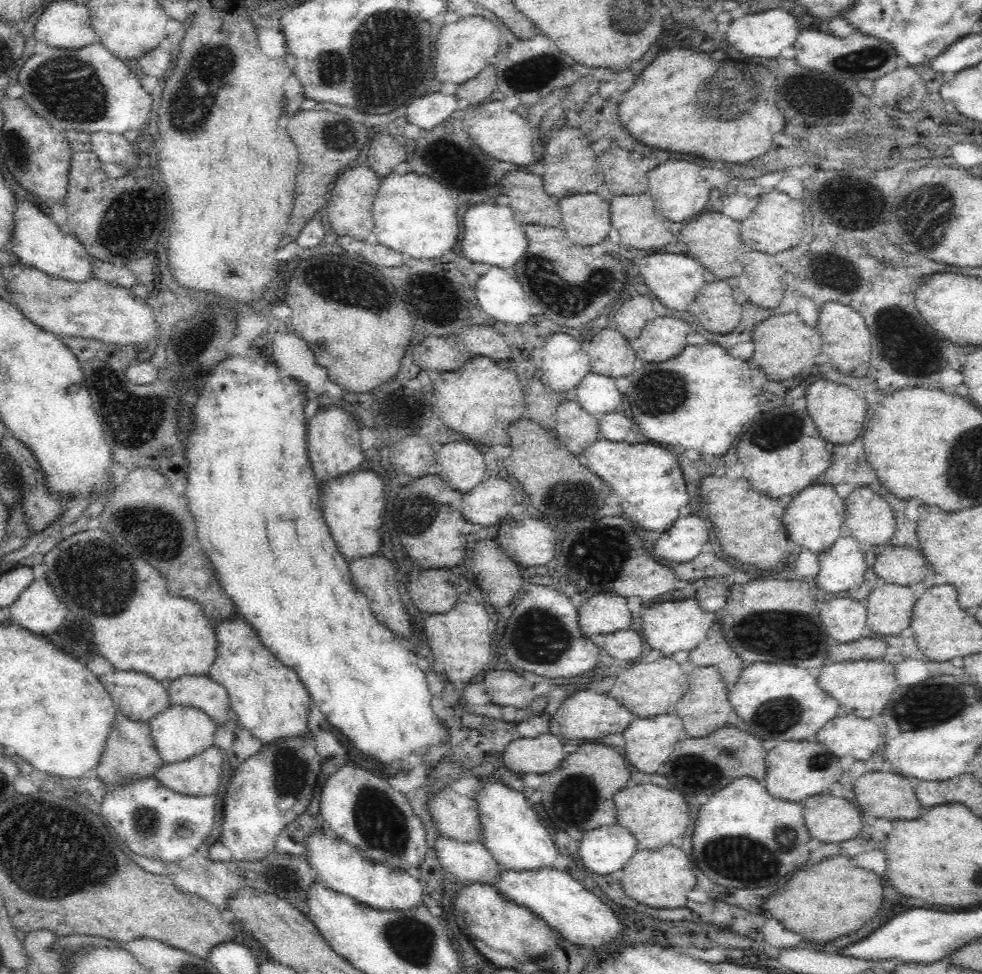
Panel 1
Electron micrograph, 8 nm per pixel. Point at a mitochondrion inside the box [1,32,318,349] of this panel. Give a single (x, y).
(68, 88)

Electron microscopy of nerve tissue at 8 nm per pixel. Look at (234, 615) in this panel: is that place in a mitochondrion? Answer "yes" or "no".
no

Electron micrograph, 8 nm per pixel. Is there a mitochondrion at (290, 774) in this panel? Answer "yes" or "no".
yes

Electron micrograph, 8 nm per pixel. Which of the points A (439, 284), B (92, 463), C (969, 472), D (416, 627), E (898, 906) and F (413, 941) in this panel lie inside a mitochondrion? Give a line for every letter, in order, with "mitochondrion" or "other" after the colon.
A: other
B: other
C: mitochondrion
D: other
E: other
F: mitochondrion

